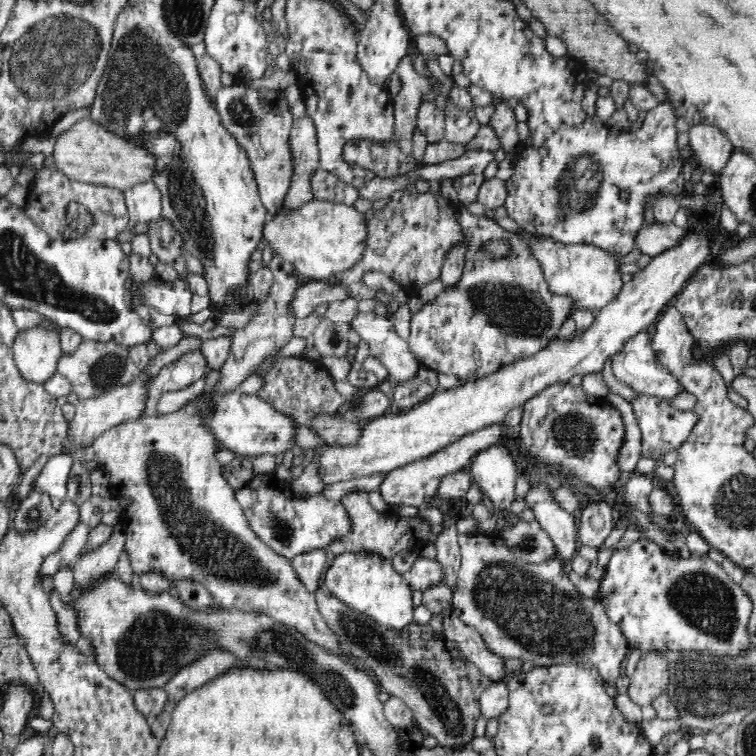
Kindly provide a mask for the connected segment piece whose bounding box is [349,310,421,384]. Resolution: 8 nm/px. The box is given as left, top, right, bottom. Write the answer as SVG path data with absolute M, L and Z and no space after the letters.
M359 312L349 323L350 326L360 335L360 338L369 344L370 355L378 359L388 371L388 380L394 384L409 382L417 378L421 365L412 355L407 340L396 335L394 325L390 318L382 317L376 312Z

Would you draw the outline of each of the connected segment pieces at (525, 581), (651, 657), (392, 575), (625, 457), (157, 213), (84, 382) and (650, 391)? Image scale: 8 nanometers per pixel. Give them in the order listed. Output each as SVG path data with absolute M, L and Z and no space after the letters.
M460 534L459 535L459 547L461 550L461 566L458 574L458 582L456 582L456 588L452 590L452 612L458 615L460 620L464 621L469 627L472 627L478 631L482 640L486 646L497 654L498 656L509 659L518 658L518 660L528 660L532 664L537 665L553 665L553 664L570 664L570 663L584 663L586 661L592 663L600 676L604 681L613 682L620 676L620 668L622 668L622 660L626 658L627 654L631 652L628 645L628 641L625 636L621 634L621 630L614 624L607 613L605 612L604 605L595 597L585 597L574 585L573 581L569 578L569 567L564 564L560 558L552 557L544 562L529 563L524 562L520 558L516 558L512 554L512 551L508 548L508 545L504 543L504 539L498 536L487 536L484 534Z
M646 651L639 660L627 690L629 698L637 706L650 706L669 686L669 664L660 651Z
M344 552L335 556L332 564L326 574L324 574L324 588L329 594L358 612L368 615L377 623L384 627L400 631L402 628L408 627L413 622L412 614L414 614L414 603L412 598L412 588L402 574L395 571L391 559L382 558L375 552Z
M608 394L605 400L622 415L624 433L626 434L624 434L624 444L620 448L616 462L626 475L631 475L636 472L636 464L640 460L642 450L641 431L634 410L628 401L616 394Z
M154 181L136 184L123 193L130 221L146 224L162 217L161 194Z
M82 339L77 350L72 354L67 356L62 354L57 367L57 373L69 379L73 392L80 400L102 396L113 389L127 386L134 381L134 378L138 379L138 376L141 376L140 371L138 365L128 356L127 347L112 341L102 342L90 339Z
M646 328L639 332L638 335L632 336L627 344L624 344L624 350L620 350L615 360L610 362L614 377L621 382L624 382L629 388L632 388L636 393L644 393L647 396L658 396L670 402L678 394L685 391L683 384L679 378L673 374L660 362L658 362L656 353L651 347L651 328Z

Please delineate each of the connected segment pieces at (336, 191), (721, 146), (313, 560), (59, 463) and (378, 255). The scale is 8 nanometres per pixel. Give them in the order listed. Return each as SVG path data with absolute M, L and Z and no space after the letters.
M322 168L312 175L312 198L321 201L330 201L347 205L358 200L359 188L352 186L340 179L339 176L324 171Z
M694 124L689 128L689 145L696 165L718 175L724 169L734 148L730 139L719 128L710 124Z
M316 549L304 554L300 554L291 559L293 569L296 571L297 578L303 585L314 593L319 587L322 570L326 568L326 551Z
M63 452L51 456L42 467L37 481L33 483L33 488L48 492L52 500L64 502L67 499L68 477L73 463L72 457Z
M414 183L406 184L403 189L404 194L398 202L389 202L378 214L373 217L368 224L368 235L366 250L362 260L358 260L348 271L338 272L335 275L340 285L348 287L350 296L356 300L368 300L374 298L374 290L368 288L362 281L366 272L384 272L395 282L402 286L414 286L416 290L420 290L422 286L426 286L432 280L441 278L441 268L444 264L444 256L452 251L452 248L458 244L465 244L467 249L467 236L464 235L464 230L460 227L456 212L450 208L450 204L441 196L435 196L430 193L420 193Z

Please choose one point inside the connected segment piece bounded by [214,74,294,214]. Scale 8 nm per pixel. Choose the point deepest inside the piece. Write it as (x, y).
(259, 120)

